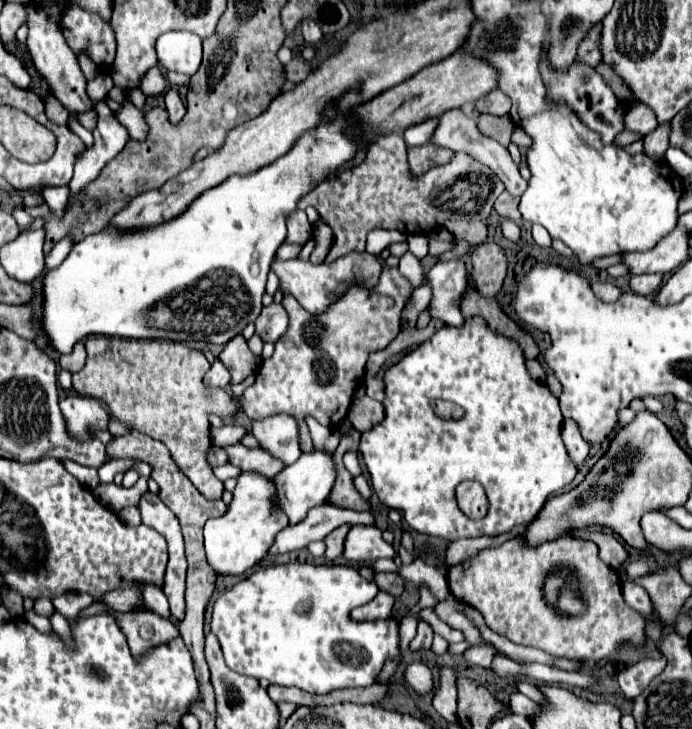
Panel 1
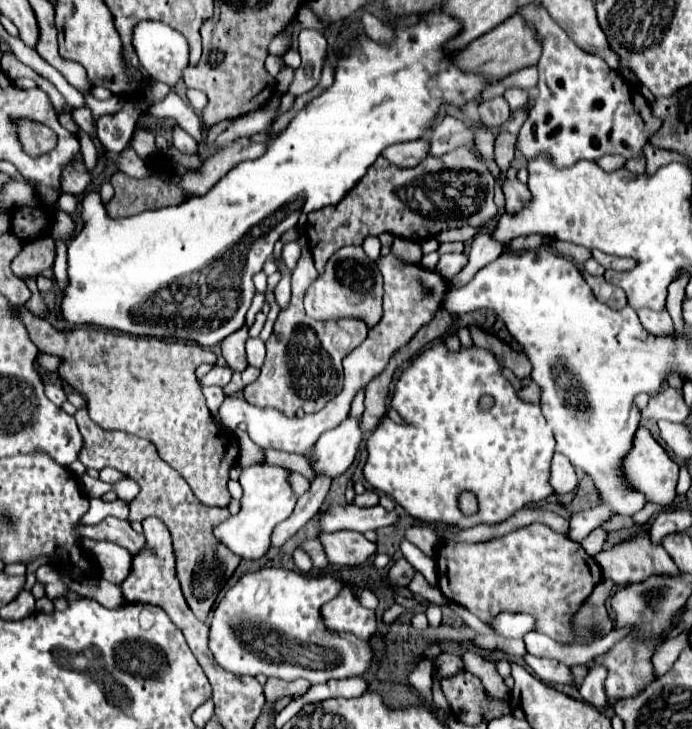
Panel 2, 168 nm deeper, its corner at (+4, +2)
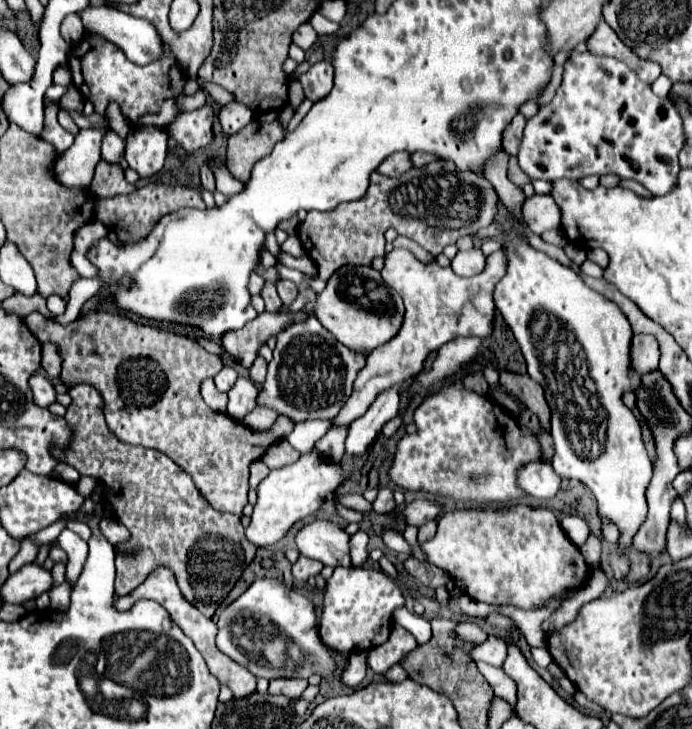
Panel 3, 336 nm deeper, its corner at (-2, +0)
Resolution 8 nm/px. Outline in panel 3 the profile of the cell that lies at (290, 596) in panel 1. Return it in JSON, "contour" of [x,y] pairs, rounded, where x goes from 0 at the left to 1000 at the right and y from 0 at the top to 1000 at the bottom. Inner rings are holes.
{"contour":[[[368,796],[342,826],[328,831],[316,850],[314,886],[331,903],[360,916],[371,930],[447,930],[449,925],[475,927],[484,919],[484,905],[464,883],[455,861],[455,834],[449,823],[429,809],[418,809],[403,796]],[[354,840],[380,842],[377,850],[357,850]]]}

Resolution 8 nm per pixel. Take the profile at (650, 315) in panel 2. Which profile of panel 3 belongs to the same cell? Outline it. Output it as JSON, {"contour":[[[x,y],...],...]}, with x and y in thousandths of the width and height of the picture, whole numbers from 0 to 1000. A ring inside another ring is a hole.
{"contour":[[[921,458],[912,466],[912,510],[932,513],[952,499],[952,472],[944,461]]]}

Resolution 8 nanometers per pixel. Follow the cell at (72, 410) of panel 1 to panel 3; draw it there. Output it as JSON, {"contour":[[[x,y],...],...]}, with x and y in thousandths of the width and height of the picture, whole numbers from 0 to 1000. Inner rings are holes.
{"contour":[[[51,513],[51,516],[42,521],[42,529],[45,529],[48,549],[51,549],[53,557],[68,560],[71,554],[79,551],[79,535],[77,535],[77,527],[74,527],[62,513]]]}

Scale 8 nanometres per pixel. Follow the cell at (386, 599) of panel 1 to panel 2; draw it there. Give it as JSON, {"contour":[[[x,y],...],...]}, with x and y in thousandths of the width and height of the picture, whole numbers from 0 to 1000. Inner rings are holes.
{"contour":[[[496,809],[484,823],[473,826],[473,831],[464,834],[464,845],[473,861],[501,864],[527,878],[533,878],[545,861],[542,840],[525,834],[504,809]]]}

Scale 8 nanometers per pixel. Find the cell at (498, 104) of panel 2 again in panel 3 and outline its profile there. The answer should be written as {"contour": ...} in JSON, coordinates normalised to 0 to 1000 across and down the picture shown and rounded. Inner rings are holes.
{"contour":[[[747,156],[741,162],[741,167],[736,170],[736,176],[730,178],[727,184],[727,203],[736,214],[747,214],[747,203],[750,203],[750,195],[753,195],[753,187],[756,187],[756,178],[759,178],[759,159],[756,156]]]}

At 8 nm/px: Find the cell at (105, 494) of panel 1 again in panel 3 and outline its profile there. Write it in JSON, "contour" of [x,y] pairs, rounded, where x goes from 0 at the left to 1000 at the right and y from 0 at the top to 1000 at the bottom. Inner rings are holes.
{"contour":[[[91,727],[79,743],[97,757],[100,771],[97,771],[97,787],[94,787],[94,793],[97,793],[100,801],[108,801],[111,793],[114,793],[114,787],[117,787],[117,776],[123,774],[126,743],[120,743],[111,733],[105,733],[100,727]]]}

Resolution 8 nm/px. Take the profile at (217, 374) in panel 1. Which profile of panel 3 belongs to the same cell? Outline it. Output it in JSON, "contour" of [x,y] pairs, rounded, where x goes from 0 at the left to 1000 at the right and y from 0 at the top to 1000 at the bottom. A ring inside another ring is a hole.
{"contour":[[[325,502],[314,516],[311,516],[311,529],[314,532],[337,532],[342,521],[342,508],[334,502]]]}

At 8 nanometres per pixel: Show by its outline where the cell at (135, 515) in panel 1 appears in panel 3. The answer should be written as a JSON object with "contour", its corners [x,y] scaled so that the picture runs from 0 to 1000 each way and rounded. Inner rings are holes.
{"contour":[[[103,713],[103,716],[97,716],[97,727],[108,730],[108,733],[117,735],[120,741],[129,741],[129,735],[132,735],[132,727],[129,727],[129,722],[126,722],[123,716],[108,716],[108,713]]]}

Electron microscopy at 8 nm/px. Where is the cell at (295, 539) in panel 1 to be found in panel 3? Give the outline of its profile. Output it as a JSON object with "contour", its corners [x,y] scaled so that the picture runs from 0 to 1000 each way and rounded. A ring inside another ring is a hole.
{"contour":[[[597,686],[582,700],[579,711],[582,711],[582,716],[591,716],[597,722],[611,722],[620,713],[629,713],[634,708],[637,697],[640,697],[637,689],[626,689],[626,686]]]}

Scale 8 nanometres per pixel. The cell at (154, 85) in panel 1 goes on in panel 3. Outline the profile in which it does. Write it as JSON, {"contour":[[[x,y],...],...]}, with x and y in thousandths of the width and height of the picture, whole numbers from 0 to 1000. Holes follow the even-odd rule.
{"contour":[[[288,123],[288,126],[279,129],[279,132],[264,132],[264,134],[259,137],[259,143],[262,143],[262,148],[264,148],[267,154],[270,154],[270,151],[285,151],[285,148],[290,148],[296,140],[299,140],[299,132],[296,132],[293,123]]]}

